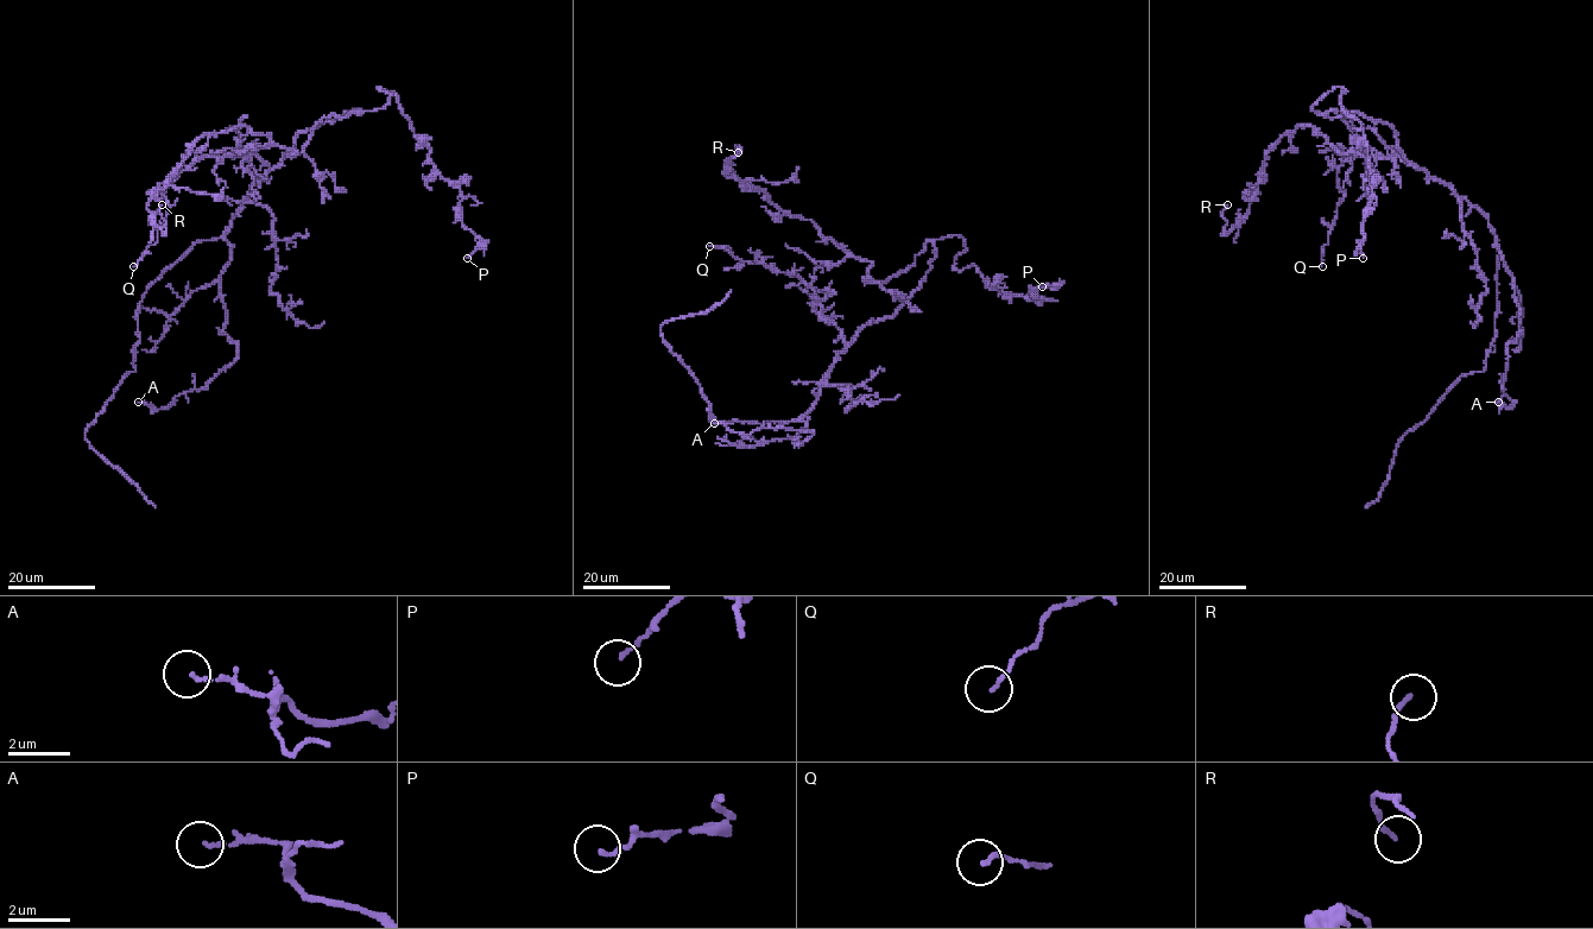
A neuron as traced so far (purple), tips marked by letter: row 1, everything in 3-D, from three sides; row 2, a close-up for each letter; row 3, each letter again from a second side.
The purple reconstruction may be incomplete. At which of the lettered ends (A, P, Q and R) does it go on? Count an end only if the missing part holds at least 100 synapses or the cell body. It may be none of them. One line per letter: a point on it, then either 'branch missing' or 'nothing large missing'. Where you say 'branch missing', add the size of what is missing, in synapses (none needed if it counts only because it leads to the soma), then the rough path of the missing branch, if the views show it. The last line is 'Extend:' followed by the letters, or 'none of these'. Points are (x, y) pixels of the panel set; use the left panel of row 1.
A: at (138, 402); nothing large missing
P: at (467, 258); nothing large missing
Q: at (133, 266); nothing large missing
R: at (162, 204); nothing large missing
Extend: none of these

